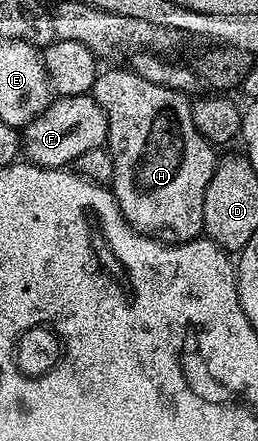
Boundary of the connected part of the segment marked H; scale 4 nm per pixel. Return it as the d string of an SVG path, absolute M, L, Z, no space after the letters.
M129 67L99 72L92 95L110 124L106 145L114 160L114 174L109 188L130 228L167 243L193 241L203 236L204 195L208 183L212 183L216 149L196 131L196 123L192 123L191 98L180 91L160 87L160 83L148 83L148 79L140 79Z

